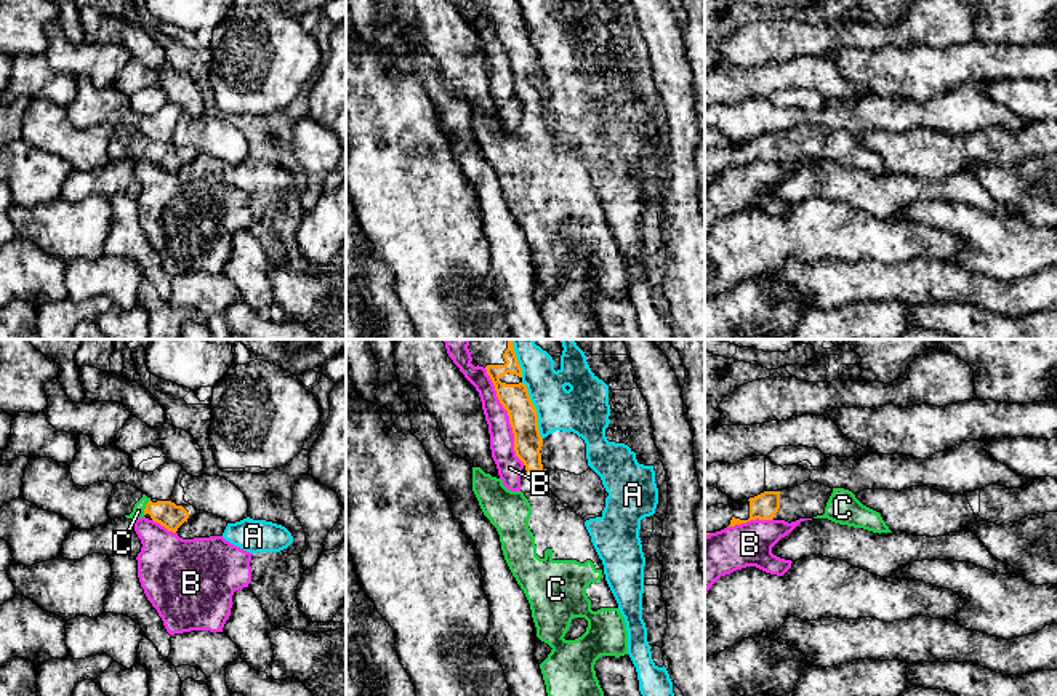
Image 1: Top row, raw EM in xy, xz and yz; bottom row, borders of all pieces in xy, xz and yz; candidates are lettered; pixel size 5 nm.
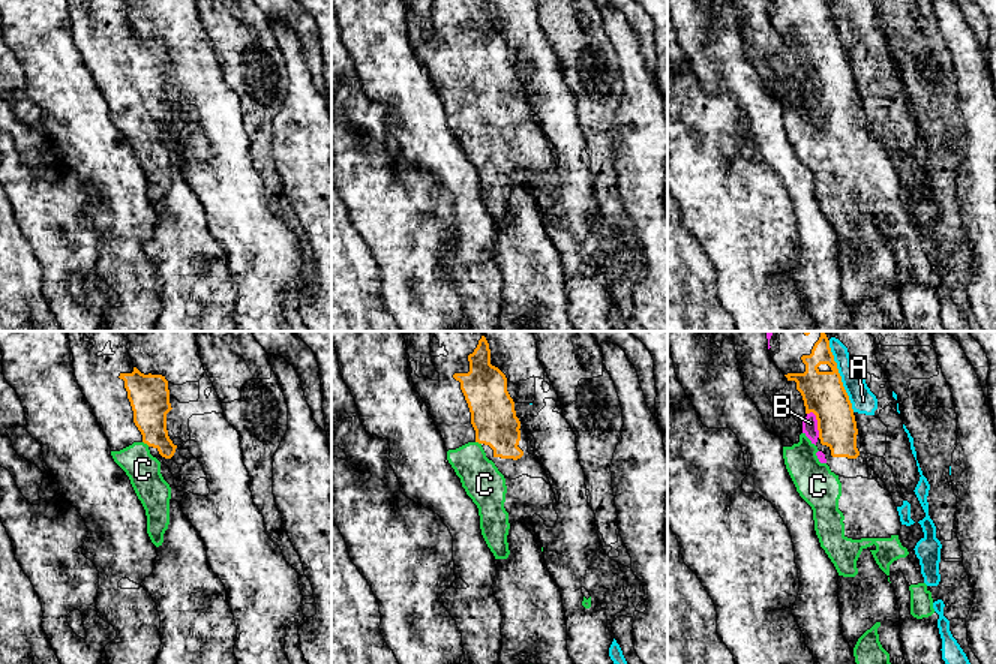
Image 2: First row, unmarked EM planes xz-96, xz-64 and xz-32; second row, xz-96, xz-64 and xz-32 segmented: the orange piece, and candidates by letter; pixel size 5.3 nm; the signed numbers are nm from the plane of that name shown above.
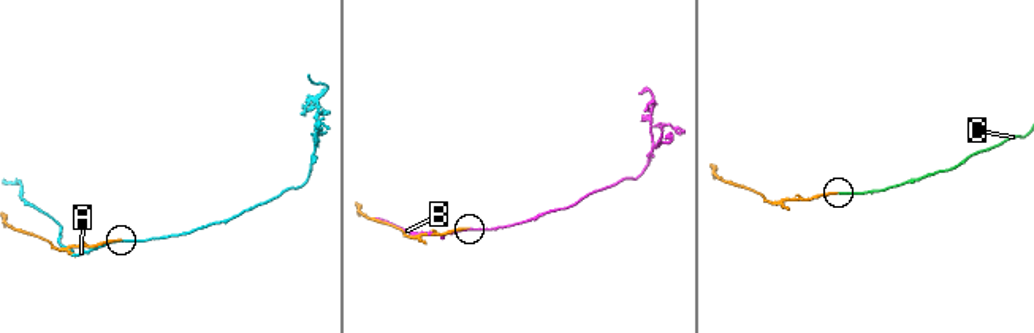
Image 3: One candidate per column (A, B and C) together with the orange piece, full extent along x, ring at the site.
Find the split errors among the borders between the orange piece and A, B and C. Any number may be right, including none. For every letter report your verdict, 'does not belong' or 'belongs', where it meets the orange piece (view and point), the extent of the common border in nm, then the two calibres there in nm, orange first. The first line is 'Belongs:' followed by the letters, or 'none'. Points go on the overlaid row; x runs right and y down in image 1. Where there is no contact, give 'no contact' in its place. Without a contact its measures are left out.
Belongs: C
A: does not belong | xz (535, 410) | 320 nm | 140/260 nm
B: does not belong | xz (508, 415) | 550 nm | 140/130 nm
C: belongs | xy (146, 506) | 90 nm | 130/60 nm

